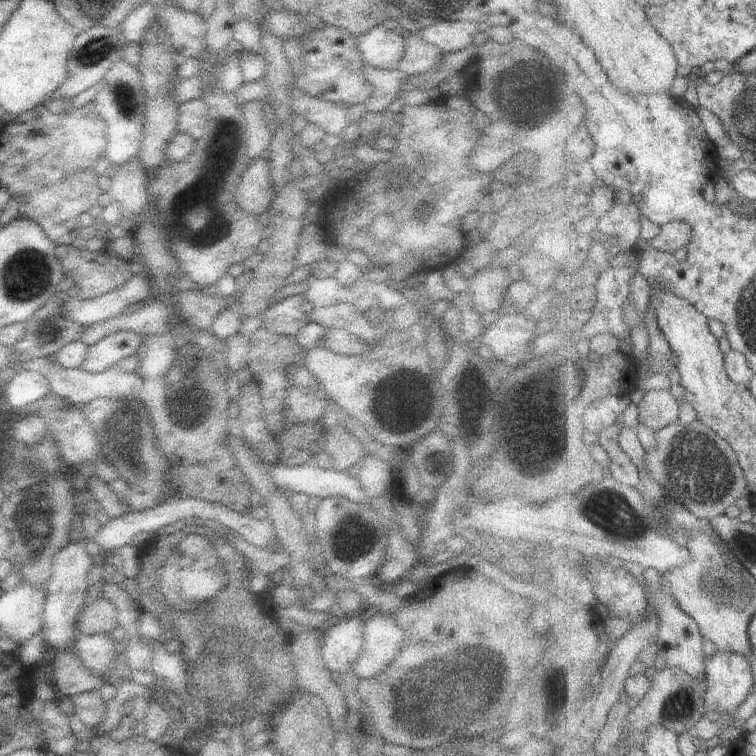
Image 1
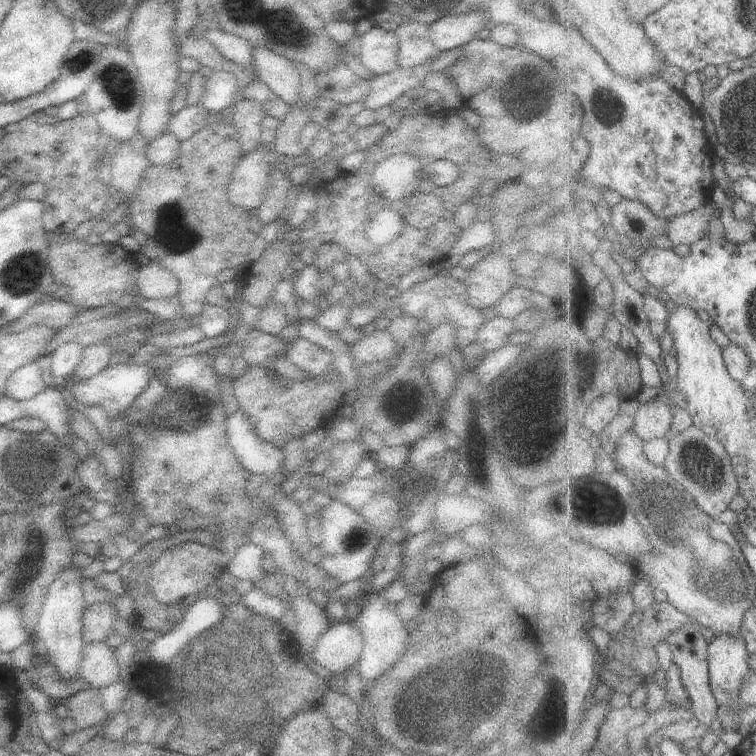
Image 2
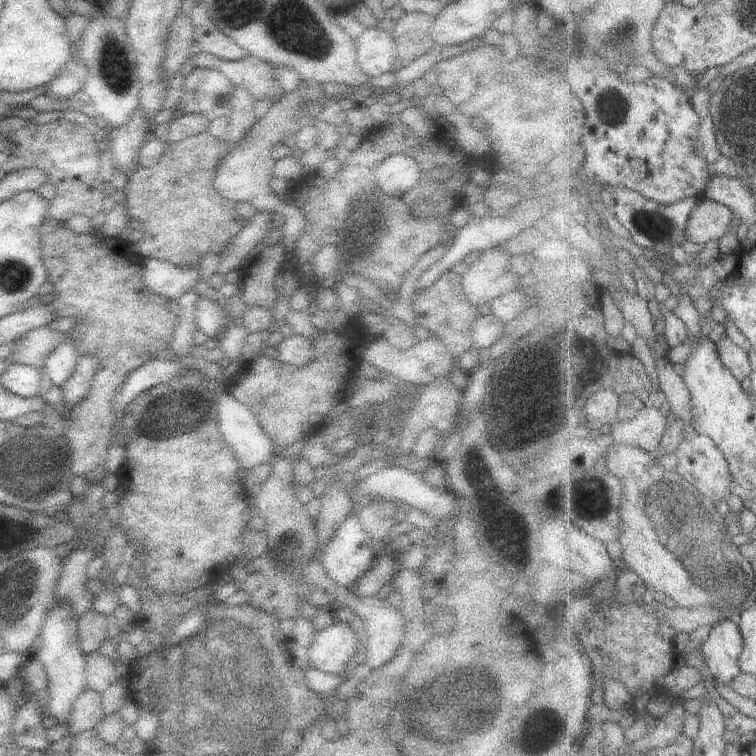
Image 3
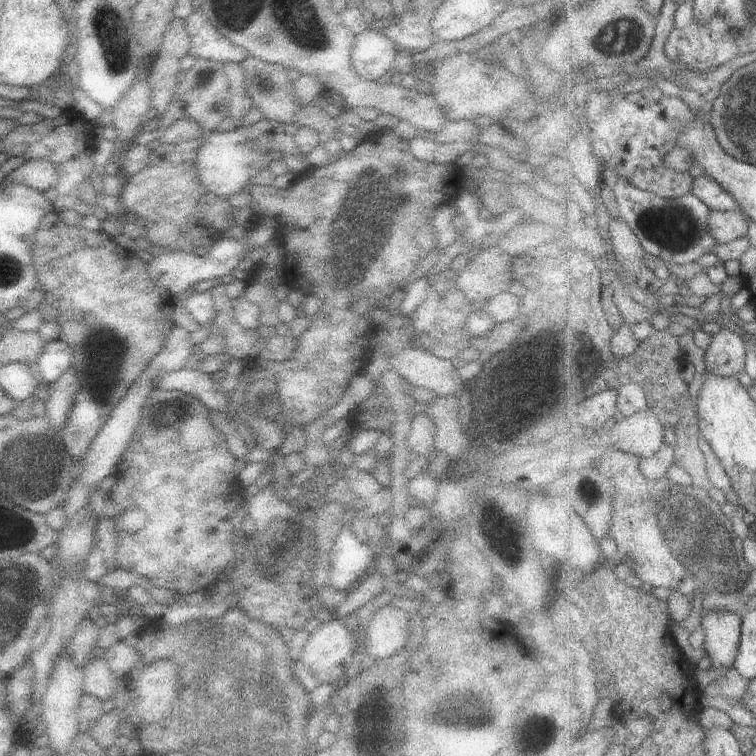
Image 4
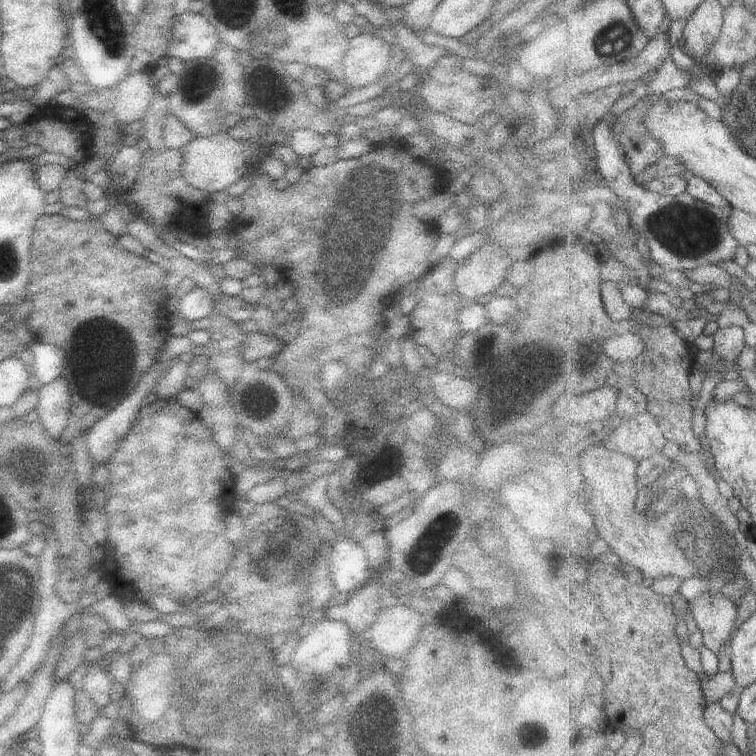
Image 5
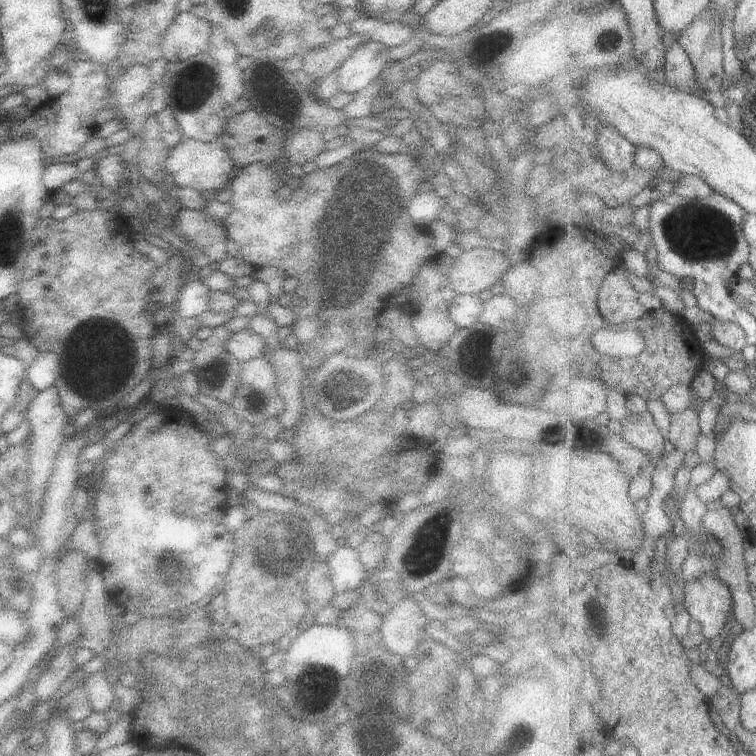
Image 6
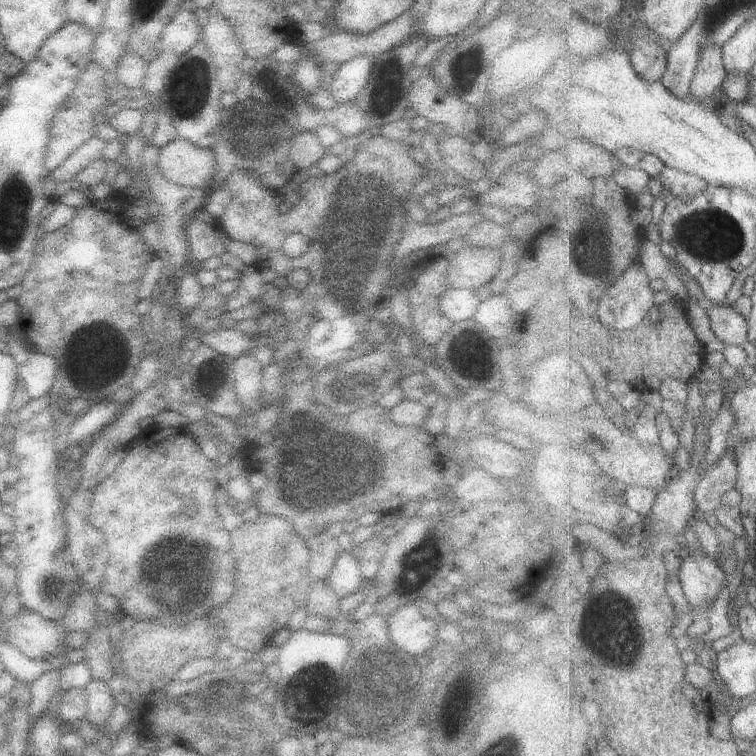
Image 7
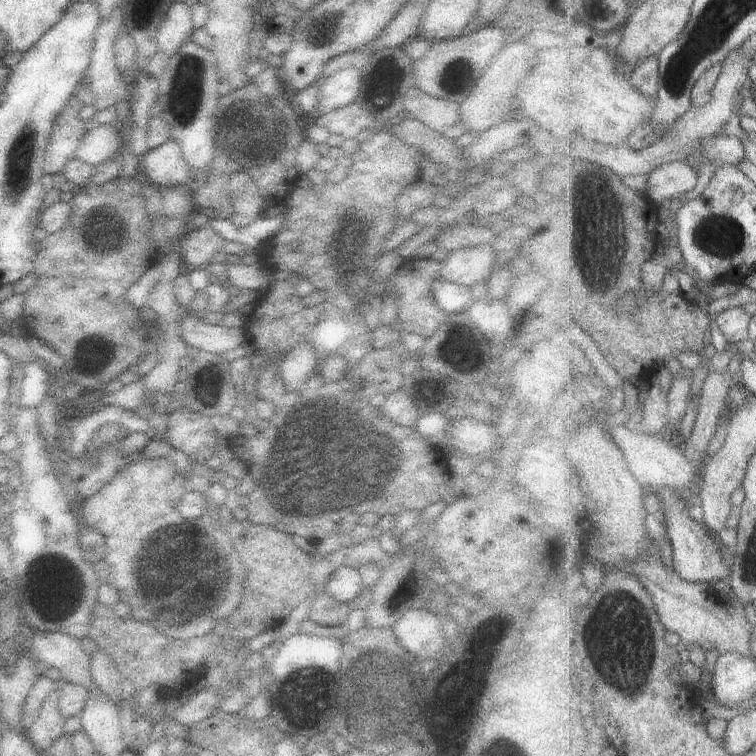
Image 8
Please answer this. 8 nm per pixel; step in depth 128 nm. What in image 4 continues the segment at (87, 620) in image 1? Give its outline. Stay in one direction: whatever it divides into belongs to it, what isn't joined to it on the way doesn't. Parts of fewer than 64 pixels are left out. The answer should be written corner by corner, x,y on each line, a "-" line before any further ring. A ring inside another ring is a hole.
85,617
75,629
69,644
66,646
69,658
73,658
73,664
82,668
97,654
96,638
99,627

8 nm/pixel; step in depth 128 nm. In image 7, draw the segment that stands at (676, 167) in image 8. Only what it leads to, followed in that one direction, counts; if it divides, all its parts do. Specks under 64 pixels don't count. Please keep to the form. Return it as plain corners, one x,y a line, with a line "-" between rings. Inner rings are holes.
667,166
658,174
658,177
660,178
664,193
671,193
676,197
697,196
709,185
699,175

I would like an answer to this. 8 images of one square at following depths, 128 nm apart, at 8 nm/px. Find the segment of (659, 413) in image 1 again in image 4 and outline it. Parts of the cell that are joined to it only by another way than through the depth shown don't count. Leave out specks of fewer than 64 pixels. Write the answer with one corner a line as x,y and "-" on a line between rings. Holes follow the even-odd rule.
647,407
633,413
631,418
618,417
616,424
605,433
609,446
642,459
652,457
665,444
666,427
655,413

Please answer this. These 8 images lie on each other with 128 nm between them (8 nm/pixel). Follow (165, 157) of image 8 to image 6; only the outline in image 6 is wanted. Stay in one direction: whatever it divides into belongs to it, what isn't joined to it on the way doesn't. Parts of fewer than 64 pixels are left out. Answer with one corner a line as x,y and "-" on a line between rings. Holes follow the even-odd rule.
181,139
171,150
168,150
164,170
171,175
174,186
189,187
197,192
204,190
225,193
226,186
236,171
232,166
225,147
217,142
202,143
195,139

